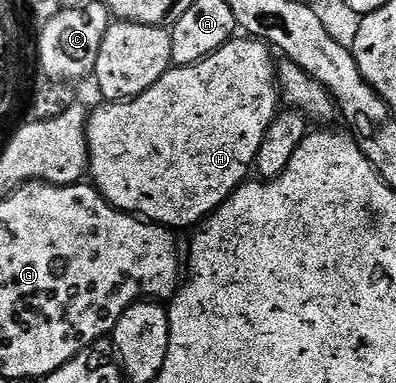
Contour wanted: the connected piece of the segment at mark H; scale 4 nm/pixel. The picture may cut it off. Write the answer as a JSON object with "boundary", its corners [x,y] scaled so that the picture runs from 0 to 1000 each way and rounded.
{"boundary":[[[593,99],[578,104],[553,136],[538,136],[533,146],[515,151],[500,167],[477,167],[462,178],[432,175],[429,185],[417,188],[364,245],[306,266],[250,269],[250,282],[240,292],[230,290],[217,316],[217,368],[227,384],[222,460],[237,488],[283,540],[412,587],[429,601],[480,593],[487,598],[492,590],[508,587],[510,577],[523,564],[533,564],[606,483],[621,478],[644,436],[649,397],[659,386],[669,345],[707,292],[707,232],[697,196],[697,154],[692,157],[689,144],[694,146],[694,138],[682,117],[659,104]]]}

